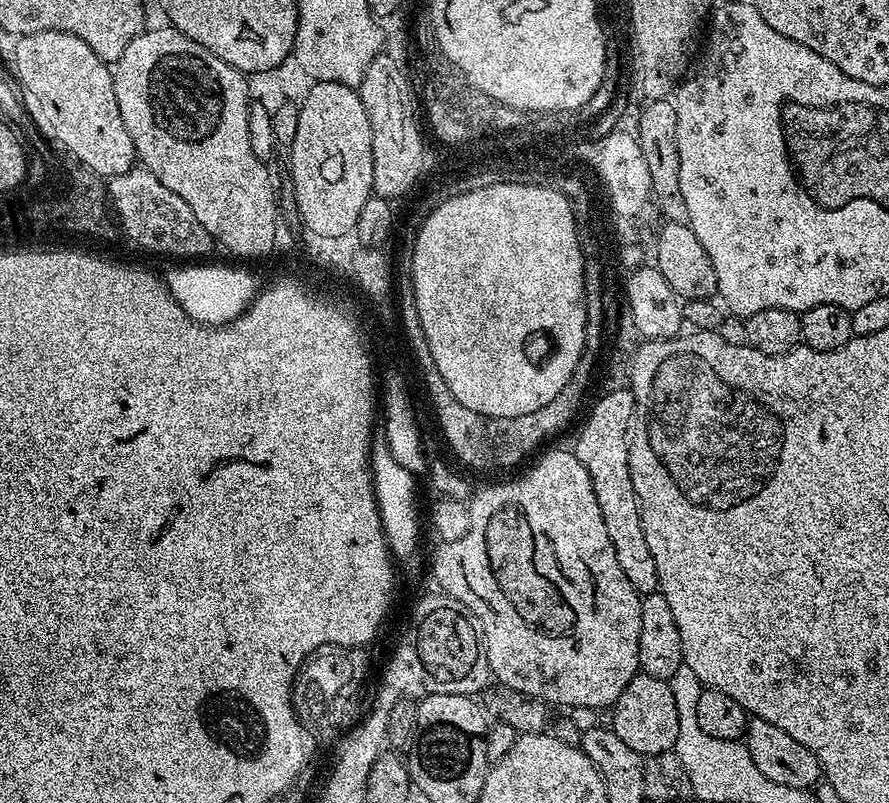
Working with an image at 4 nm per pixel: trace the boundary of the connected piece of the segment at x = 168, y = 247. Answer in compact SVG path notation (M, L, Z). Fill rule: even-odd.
M134 166L126 174L111 177L107 184L106 196L110 206L114 210L120 209L128 232L143 235L146 253L154 251L160 256L181 256L181 261L196 262L207 257L204 255L214 248L212 236L206 226L194 218L194 210L190 210L174 190L166 190L166 186L162 186L162 182L158 182L147 168Z

